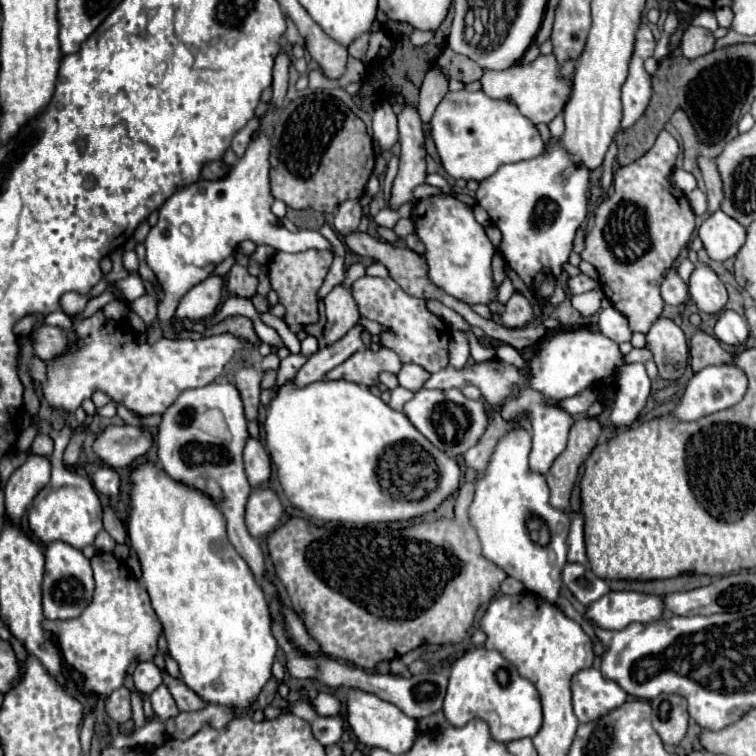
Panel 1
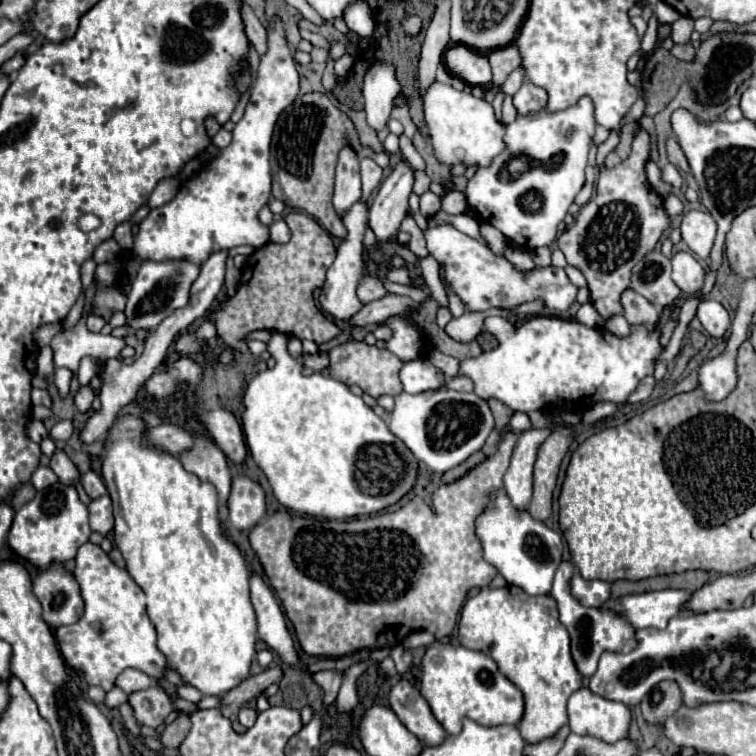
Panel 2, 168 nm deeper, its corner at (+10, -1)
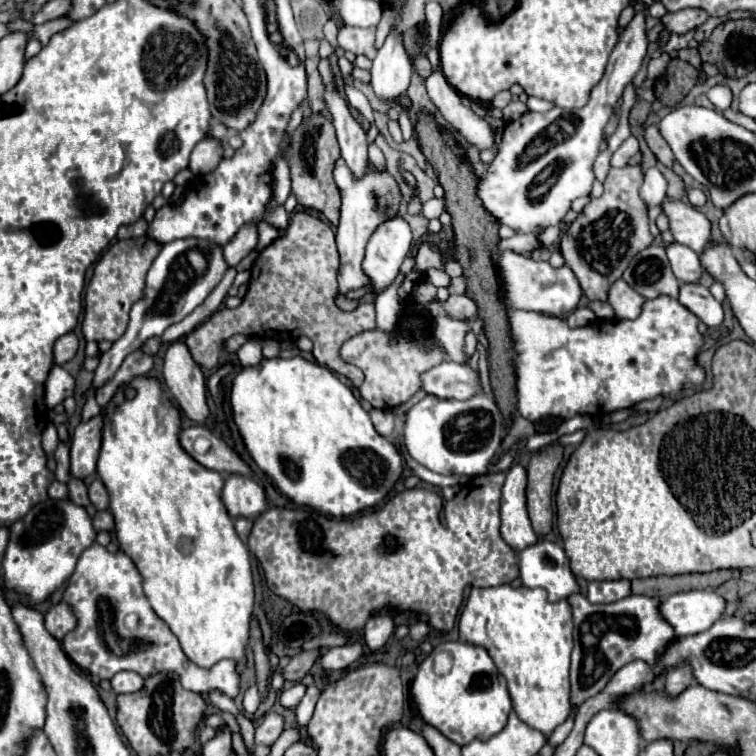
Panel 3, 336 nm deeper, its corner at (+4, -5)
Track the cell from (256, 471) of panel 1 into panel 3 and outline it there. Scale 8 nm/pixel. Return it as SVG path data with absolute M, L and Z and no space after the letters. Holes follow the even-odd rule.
M184 341L168 345L162 373L166 373L164 381L184 415L198 423L208 423L210 409L206 405L206 381Z

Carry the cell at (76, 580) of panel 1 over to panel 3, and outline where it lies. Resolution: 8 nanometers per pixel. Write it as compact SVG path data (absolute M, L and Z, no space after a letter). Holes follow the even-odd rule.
M60 601L58 605L52 605L50 611L46 613L46 629L48 633L62 641L64 635L68 631L72 631L72 627L76 627L76 617L72 615L72 611L68 611L68 605L64 601Z

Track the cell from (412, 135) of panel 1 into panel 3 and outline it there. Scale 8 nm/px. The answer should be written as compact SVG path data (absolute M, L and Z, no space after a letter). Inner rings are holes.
M402 217L390 219L374 231L362 263L374 295L384 293L400 275L400 265L410 251L410 241L410 225Z

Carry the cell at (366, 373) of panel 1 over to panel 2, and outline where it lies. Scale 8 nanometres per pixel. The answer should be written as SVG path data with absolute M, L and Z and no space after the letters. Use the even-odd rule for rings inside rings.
M350 341L334 347L330 351L330 375L346 385L358 385L364 393L372 395L374 399L380 395L398 395L402 393L402 383L398 379L398 371L404 363L386 349L376 345L366 345L364 341Z

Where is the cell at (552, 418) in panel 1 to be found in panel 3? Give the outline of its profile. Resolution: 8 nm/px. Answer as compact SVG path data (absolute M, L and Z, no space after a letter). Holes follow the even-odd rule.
M514 465L506 475L500 501L500 535L514 549L522 551L538 541L532 525L528 523L528 511L524 507L524 467Z

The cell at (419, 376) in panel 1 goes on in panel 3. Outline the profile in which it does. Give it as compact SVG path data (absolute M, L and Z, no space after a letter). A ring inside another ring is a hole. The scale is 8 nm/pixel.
M444 361L422 375L424 391L440 399L472 399L484 393L480 371L468 363Z

